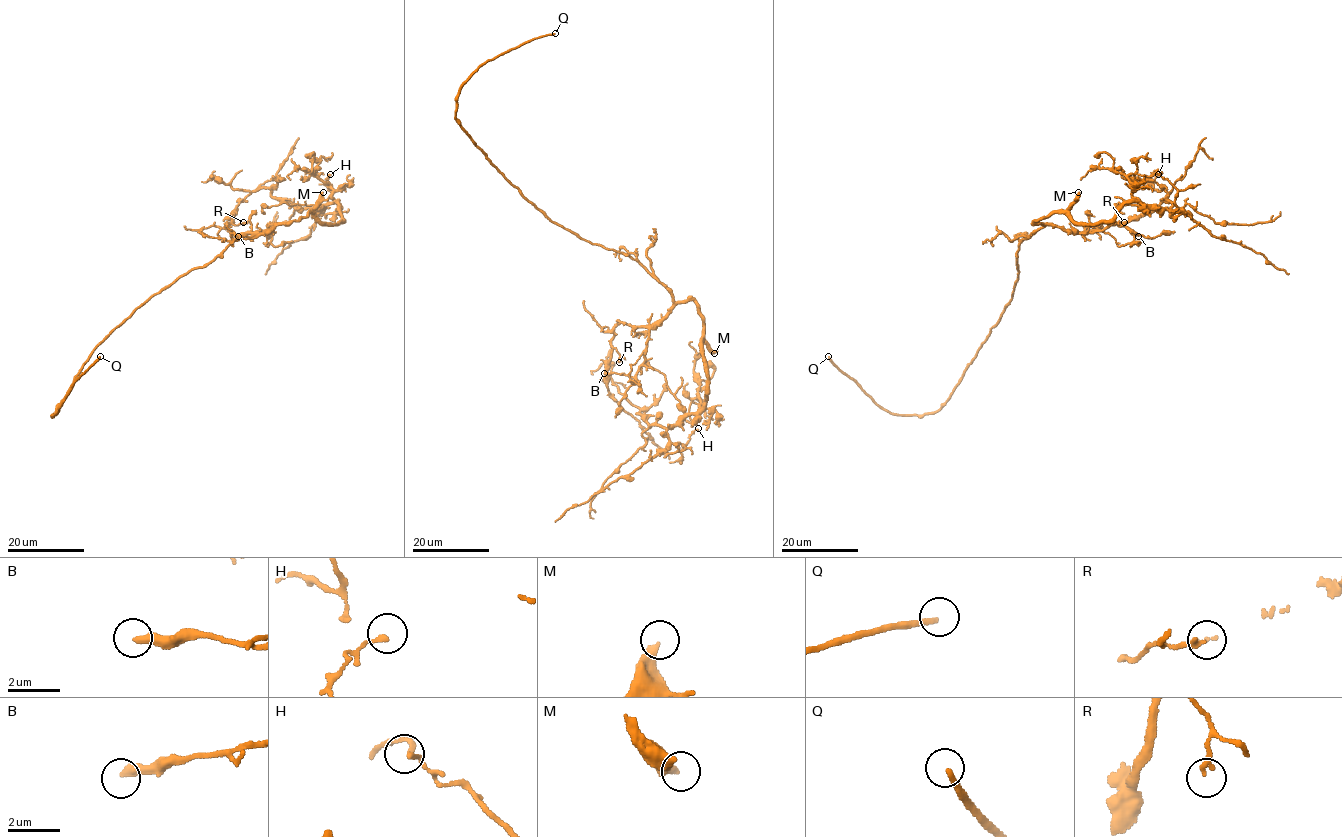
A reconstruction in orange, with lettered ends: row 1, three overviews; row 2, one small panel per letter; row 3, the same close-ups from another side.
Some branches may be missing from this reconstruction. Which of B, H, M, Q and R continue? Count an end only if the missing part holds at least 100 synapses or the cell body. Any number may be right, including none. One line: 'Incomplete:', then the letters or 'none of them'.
Incomplete: M, Q

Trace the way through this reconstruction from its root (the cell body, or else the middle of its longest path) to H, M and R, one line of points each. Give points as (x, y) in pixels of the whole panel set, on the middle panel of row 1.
H: (636, 260), (675, 301), (694, 301), (702, 317), (708, 399), (671, 425), (667, 438), (685, 447), (698, 428)
M: (636, 260), (675, 301), (695, 302), (702, 317), (703, 338), (714, 353)
R: (636, 260), (671, 294), (673, 308), (651, 325), (630, 326), (618, 320), (611, 344), (619, 355), (619, 362)

